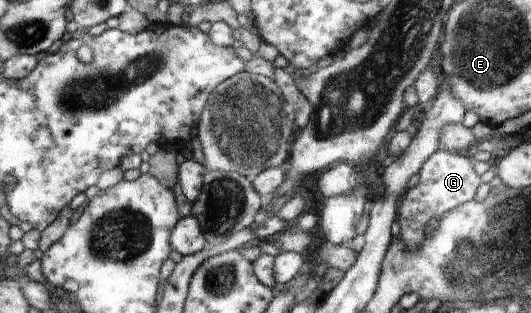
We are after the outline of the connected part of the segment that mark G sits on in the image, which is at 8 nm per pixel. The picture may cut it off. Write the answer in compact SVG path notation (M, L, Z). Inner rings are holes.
M442 148L437 149L423 163L419 173L419 182L408 188L398 204L400 239L409 252L417 251L427 236L425 226L431 218L439 218L452 208L460 207L475 198L481 182L480 175L475 173L473 161L459 154L451 154Z

